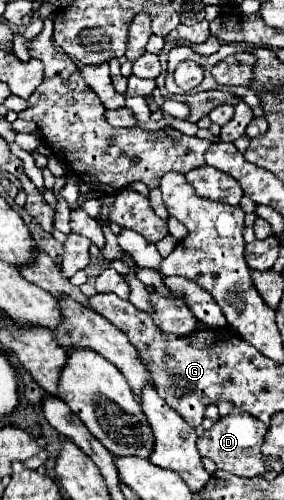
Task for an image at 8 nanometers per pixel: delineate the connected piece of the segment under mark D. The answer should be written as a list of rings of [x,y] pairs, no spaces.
[[[233,410],[227,416],[219,418],[215,426],[205,430],[201,438],[197,438],[197,450],[201,456],[211,458],[219,470],[227,470],[235,476],[261,476],[268,470],[268,467],[261,462],[263,458],[261,444],[263,444],[265,432],[267,432],[267,426],[263,422],[259,422],[257,418],[251,418],[251,414],[247,412]]]

